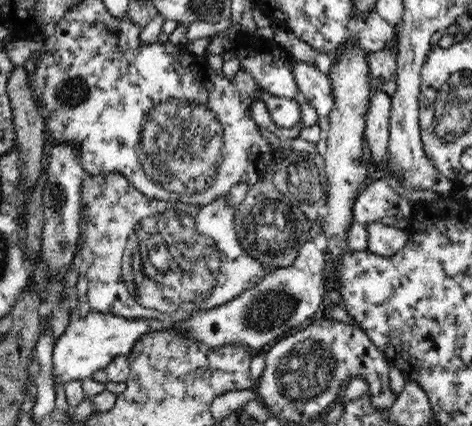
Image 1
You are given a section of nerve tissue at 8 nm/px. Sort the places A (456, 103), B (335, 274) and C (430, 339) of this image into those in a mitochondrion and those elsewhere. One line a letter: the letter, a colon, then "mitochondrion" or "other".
A: mitochondrion
B: other
C: other

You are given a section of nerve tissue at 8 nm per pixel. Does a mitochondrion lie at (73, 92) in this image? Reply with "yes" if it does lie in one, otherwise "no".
yes

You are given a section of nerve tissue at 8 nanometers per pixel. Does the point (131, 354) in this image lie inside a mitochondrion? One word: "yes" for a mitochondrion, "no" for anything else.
no

